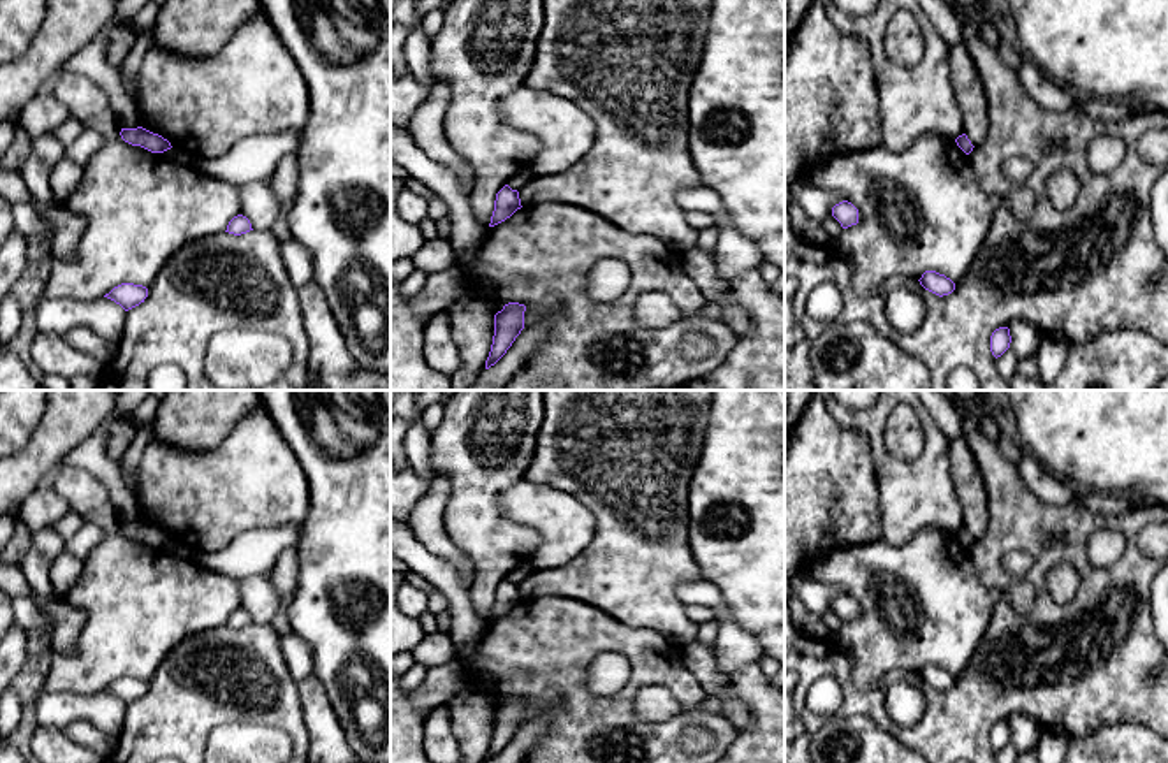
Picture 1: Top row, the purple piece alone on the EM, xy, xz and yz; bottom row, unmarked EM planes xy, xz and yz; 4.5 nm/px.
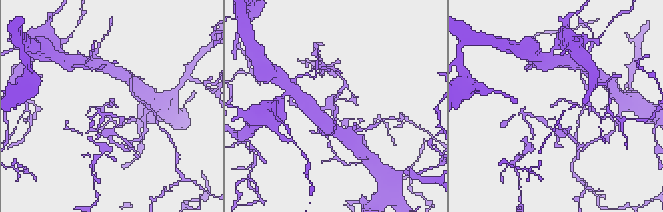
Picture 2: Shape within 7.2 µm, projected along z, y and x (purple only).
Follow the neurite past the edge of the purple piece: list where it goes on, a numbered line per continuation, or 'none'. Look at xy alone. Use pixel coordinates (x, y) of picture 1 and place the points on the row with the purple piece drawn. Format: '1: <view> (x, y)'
none

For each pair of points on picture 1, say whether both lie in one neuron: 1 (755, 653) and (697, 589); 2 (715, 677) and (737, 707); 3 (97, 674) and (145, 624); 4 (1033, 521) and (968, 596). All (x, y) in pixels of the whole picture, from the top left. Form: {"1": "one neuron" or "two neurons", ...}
{"1": "one neuron", "2": "one neuron", "3": "one neuron", "4": "two neurons"}

